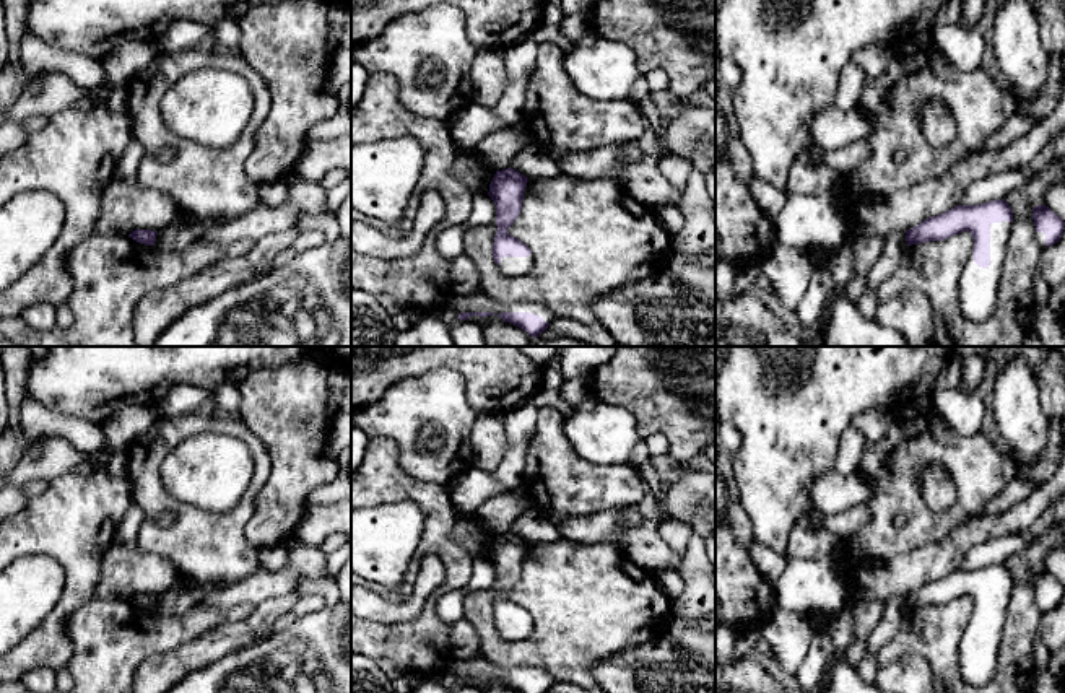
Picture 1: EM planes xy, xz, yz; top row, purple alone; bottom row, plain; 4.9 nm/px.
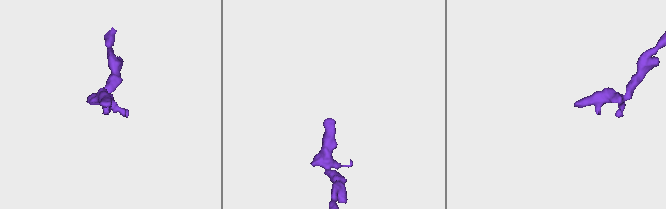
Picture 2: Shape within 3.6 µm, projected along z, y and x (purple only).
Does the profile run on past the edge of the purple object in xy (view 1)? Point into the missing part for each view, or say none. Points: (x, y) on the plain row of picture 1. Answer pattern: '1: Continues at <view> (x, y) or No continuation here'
1: No continuation here

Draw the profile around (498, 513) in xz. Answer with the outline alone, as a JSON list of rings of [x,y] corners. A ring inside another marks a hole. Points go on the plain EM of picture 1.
[[[524,485],[515,491],[488,498],[473,511],[473,514],[493,534],[502,535],[511,532],[515,519],[528,509],[533,509],[533,503],[528,496],[527,485]]]

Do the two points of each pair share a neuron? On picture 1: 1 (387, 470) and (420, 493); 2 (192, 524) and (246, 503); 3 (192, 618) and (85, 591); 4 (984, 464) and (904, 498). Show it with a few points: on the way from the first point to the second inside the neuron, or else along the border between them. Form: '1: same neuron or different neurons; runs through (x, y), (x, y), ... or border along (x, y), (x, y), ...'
1: same neuron; runs through (395, 479), (404, 487), (412, 488)
2: same neuron; runs through (205, 524), (226, 524), (234, 516)
3: different neurons; border along (95, 597), (64, 622)
4: same neuron; runs through (958, 456), (921, 456), (904, 472)

